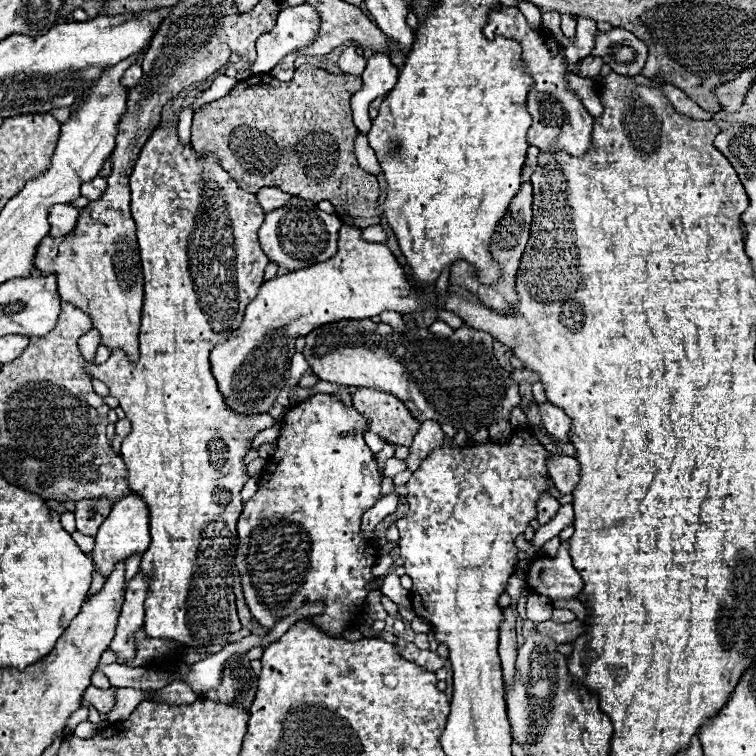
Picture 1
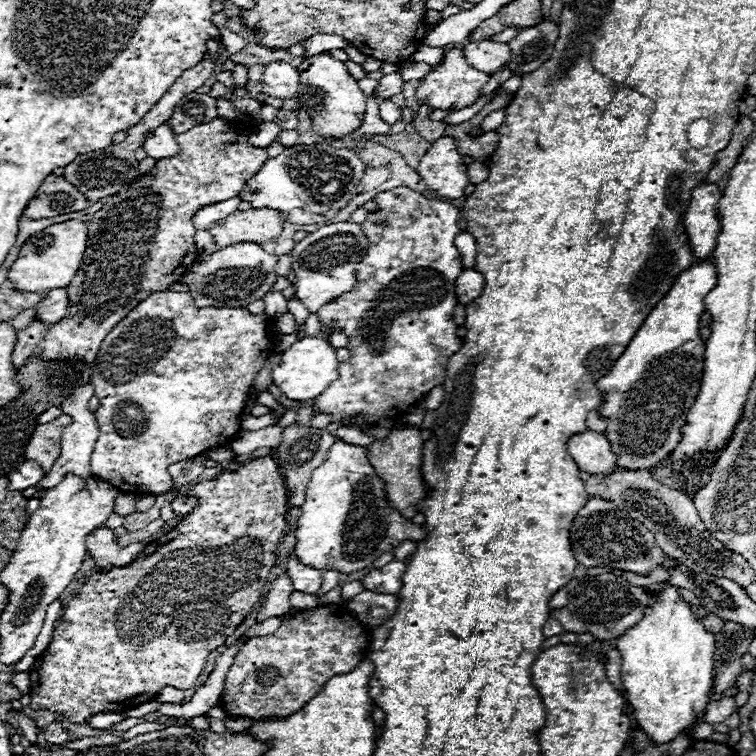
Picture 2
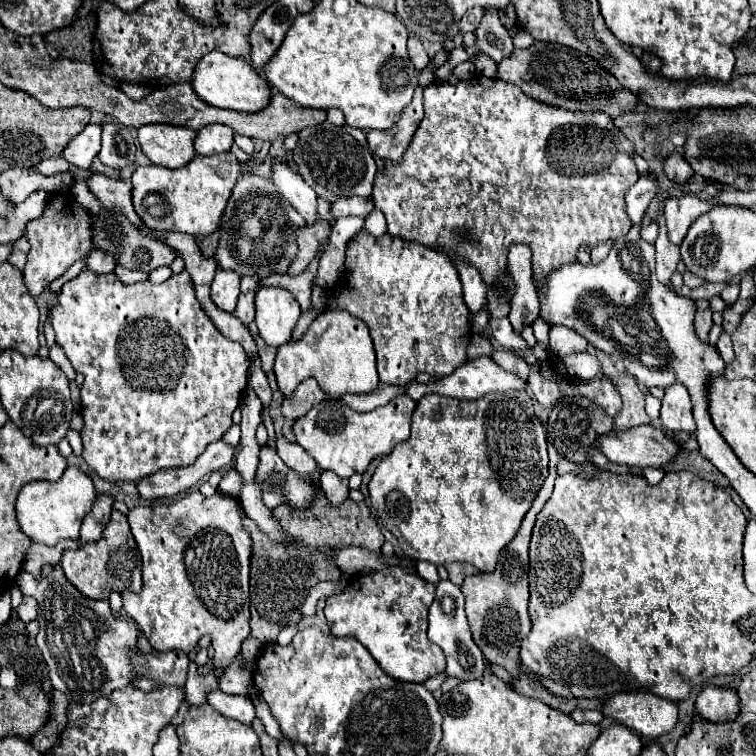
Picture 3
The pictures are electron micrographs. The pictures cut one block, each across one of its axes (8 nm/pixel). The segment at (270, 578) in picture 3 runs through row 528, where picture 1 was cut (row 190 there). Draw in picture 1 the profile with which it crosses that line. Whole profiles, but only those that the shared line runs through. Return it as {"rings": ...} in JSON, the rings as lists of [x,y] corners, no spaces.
{"rings":[[[302,64],[296,68],[290,82],[280,82],[270,74],[254,74],[246,80],[240,80],[224,98],[204,104],[194,112],[192,122],[192,148],[198,154],[212,152],[220,158],[222,168],[238,180],[240,188],[246,188],[252,194],[258,194],[260,188],[282,188],[300,196],[304,200],[320,202],[330,200],[336,208],[336,216],[350,226],[368,228],[380,224],[380,210],[376,206],[380,198],[380,184],[376,176],[364,172],[354,154],[354,140],[358,130],[352,124],[350,98],[362,88],[360,76],[350,74],[328,74],[322,68]]]}

